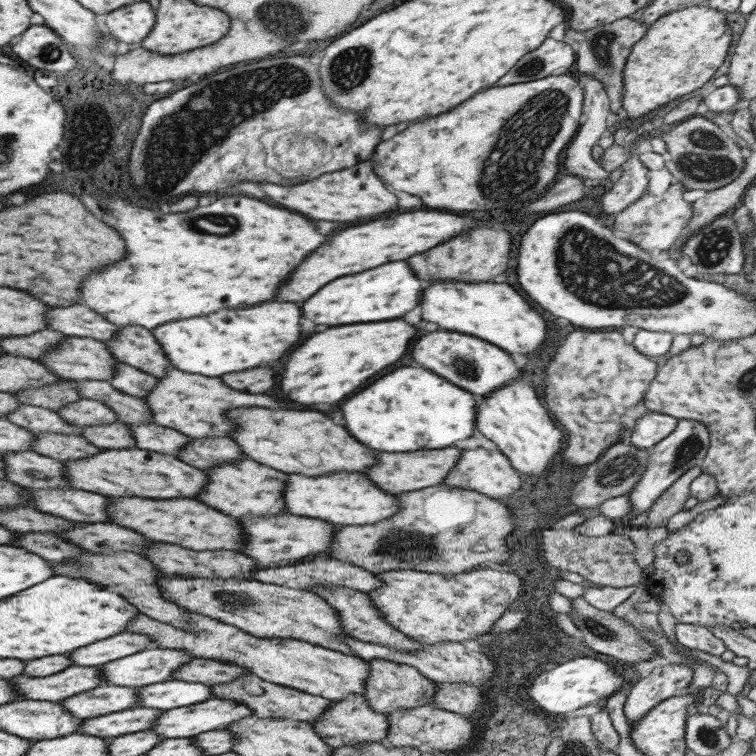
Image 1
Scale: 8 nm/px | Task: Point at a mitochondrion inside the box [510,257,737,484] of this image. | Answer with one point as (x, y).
(690, 448)

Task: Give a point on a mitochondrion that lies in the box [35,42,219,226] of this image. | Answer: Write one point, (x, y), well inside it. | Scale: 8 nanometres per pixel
(50, 53)

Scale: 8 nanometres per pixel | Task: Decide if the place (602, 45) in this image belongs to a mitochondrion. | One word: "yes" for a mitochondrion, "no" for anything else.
yes

